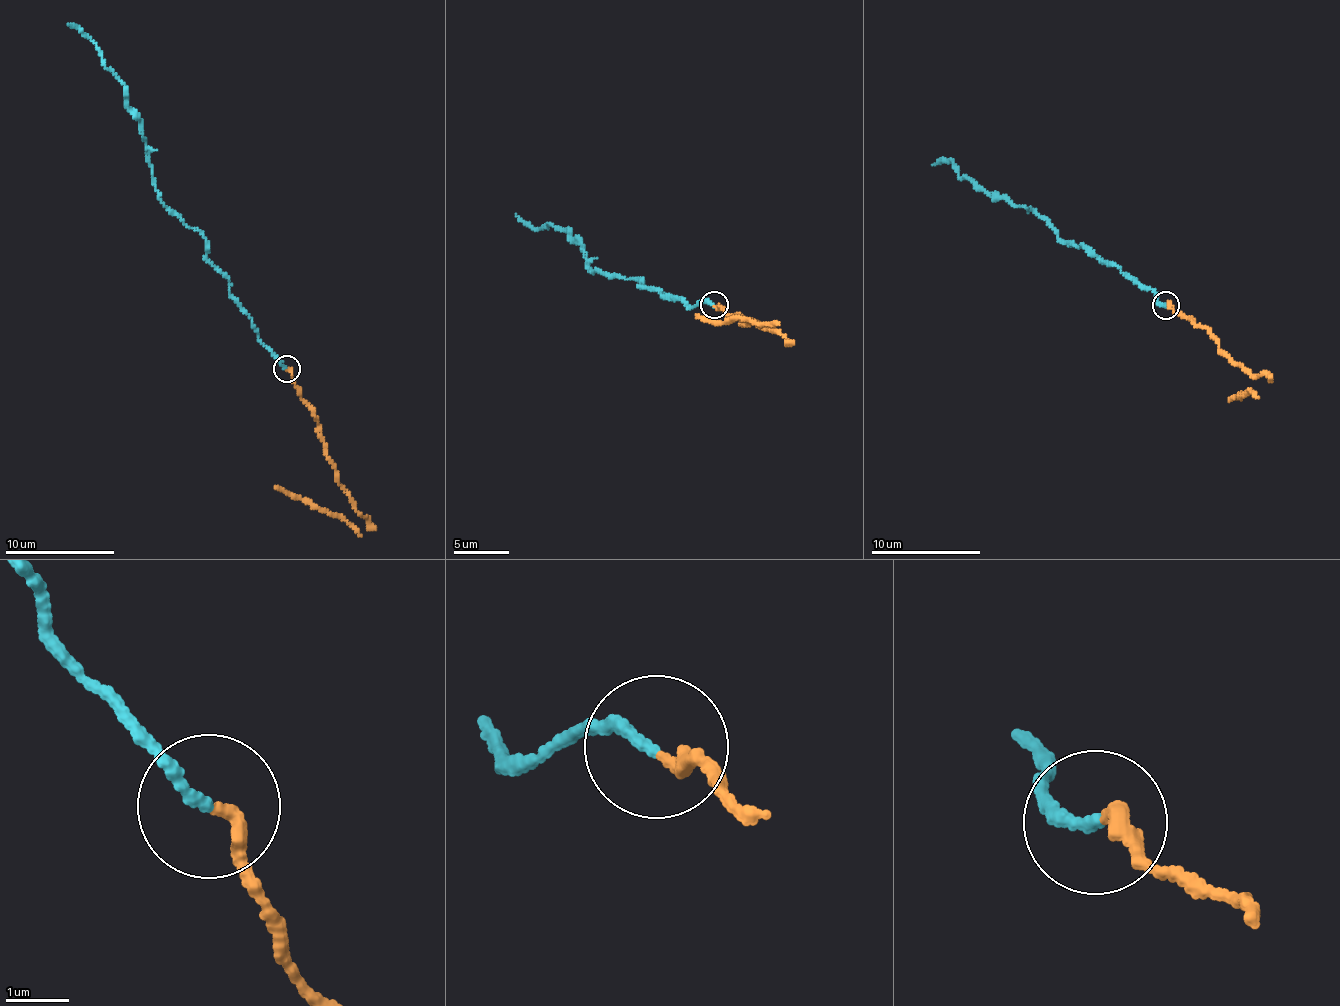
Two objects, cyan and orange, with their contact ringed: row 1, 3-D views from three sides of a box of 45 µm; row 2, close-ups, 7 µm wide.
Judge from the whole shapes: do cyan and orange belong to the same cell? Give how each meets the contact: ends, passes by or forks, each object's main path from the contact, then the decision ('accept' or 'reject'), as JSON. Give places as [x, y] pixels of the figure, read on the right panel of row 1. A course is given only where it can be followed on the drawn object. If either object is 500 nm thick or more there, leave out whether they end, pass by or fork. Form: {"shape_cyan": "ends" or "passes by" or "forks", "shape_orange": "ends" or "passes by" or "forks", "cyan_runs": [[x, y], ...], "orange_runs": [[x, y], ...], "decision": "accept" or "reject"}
{"shape_cyan": "ends", "shape_orange": "ends", "cyan_runs": [[1165, 306], [1118, 265], [1058, 239], [1055, 228], [1022, 207], [958, 176], [951, 161], [932, 165]], "orange_runs": [[1168, 306], [1205, 328], [1218, 344], [1218, 353], [1253, 378], [1253, 393], [1229, 399]], "decision": "accept"}

